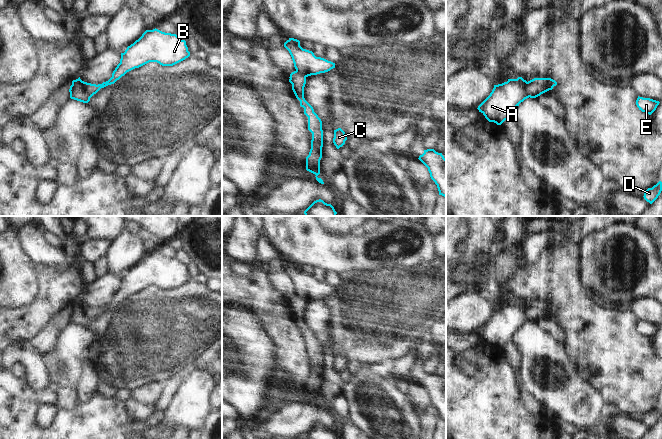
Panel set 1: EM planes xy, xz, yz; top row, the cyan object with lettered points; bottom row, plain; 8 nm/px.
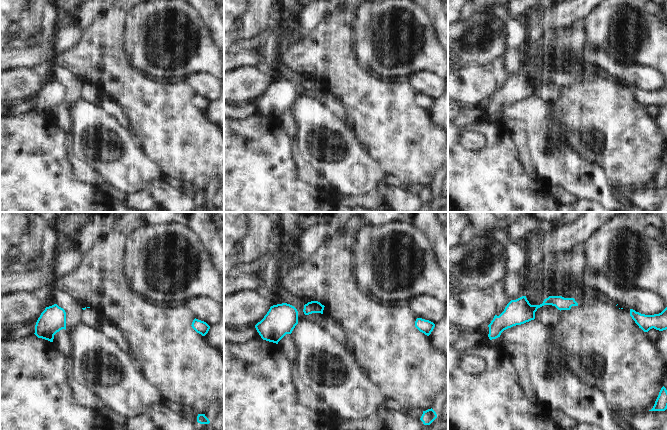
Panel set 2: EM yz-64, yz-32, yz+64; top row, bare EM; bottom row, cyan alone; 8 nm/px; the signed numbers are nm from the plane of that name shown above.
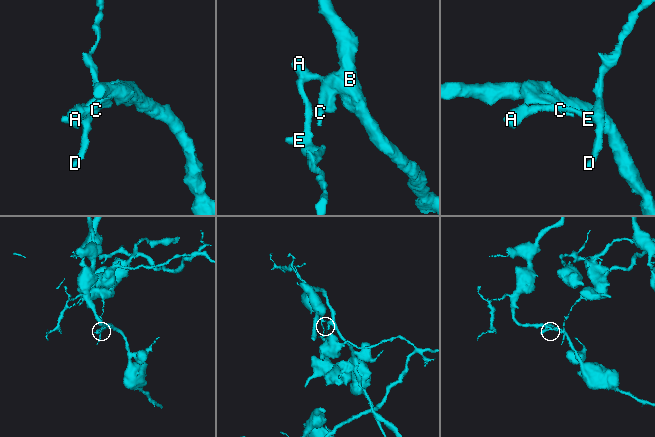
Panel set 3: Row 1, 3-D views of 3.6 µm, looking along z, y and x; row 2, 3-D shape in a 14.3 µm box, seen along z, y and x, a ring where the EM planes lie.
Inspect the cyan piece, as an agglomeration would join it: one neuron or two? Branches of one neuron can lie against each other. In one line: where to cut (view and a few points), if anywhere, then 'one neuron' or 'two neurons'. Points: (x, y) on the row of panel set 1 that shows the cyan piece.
yz (526, 82), (526, 92), (530, 96) | two neurons

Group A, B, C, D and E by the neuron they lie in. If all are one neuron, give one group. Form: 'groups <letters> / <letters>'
groups A B C / D E

